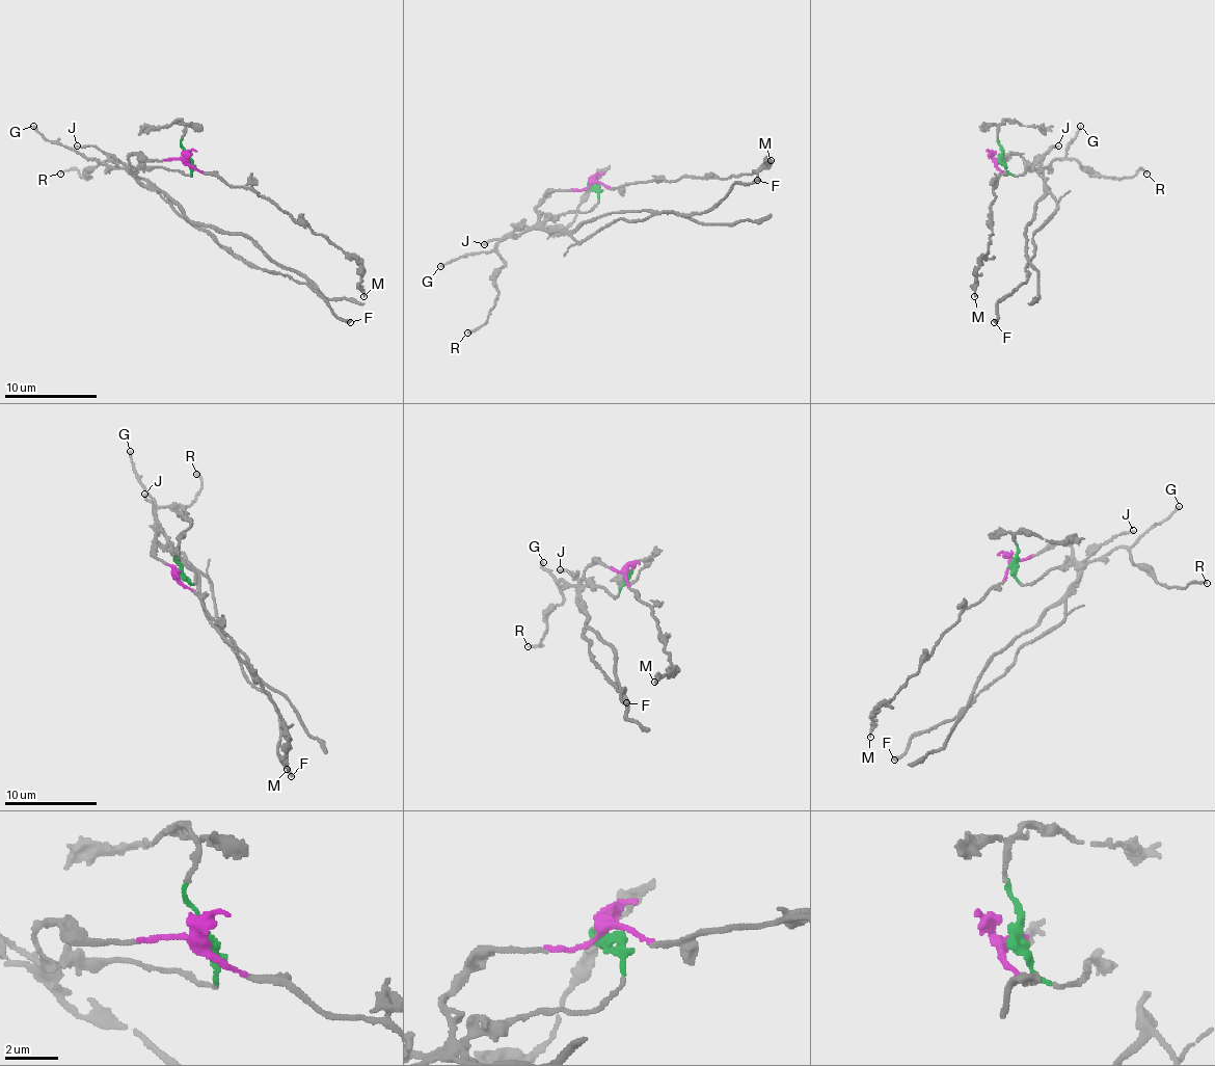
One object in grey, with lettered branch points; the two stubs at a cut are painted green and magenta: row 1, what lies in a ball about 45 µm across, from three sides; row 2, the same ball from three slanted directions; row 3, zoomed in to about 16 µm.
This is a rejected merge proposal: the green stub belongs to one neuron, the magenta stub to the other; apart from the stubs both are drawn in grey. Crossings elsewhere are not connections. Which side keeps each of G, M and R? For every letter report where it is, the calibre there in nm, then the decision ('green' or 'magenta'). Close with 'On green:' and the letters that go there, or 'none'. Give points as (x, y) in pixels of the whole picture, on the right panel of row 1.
G: at (1080, 126); 160 nm thick; magenta
M: at (974, 296); 190 nm thick; magenta
R: at (1146, 174); 170 nm thick; magenta
On green: none

